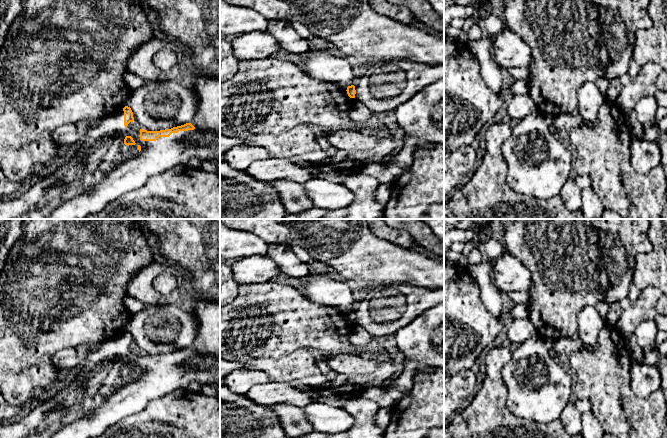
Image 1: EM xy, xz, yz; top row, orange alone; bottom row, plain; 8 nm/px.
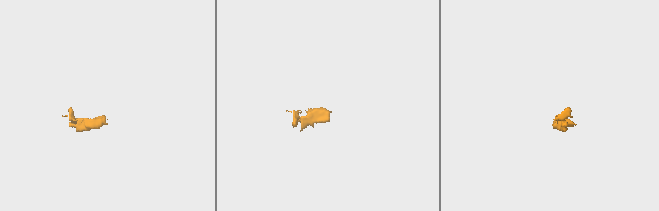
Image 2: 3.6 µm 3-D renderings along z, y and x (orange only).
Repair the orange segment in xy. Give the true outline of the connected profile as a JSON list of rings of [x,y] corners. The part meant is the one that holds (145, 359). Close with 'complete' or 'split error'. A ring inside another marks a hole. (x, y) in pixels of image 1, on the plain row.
[[[200,295],[195,296],[195,302],[196,305],[192,313],[198,321],[198,331],[197,337],[190,347],[160,355],[143,354],[134,346],[133,336],[128,330],[125,330],[118,336],[115,336],[98,345],[89,346],[86,355],[81,357],[82,367],[76,378],[49,400],[28,406],[23,414],[8,423],[0,422],[0,438],[95,438],[100,436],[107,428],[116,424],[120,420],[142,411],[151,400],[178,390],[188,389],[192,382],[198,382],[201,385],[220,385],[220,303],[211,301]]]; split error

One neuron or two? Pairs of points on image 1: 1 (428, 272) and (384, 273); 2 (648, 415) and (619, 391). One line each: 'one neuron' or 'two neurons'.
1: one neuron
2: one neuron

